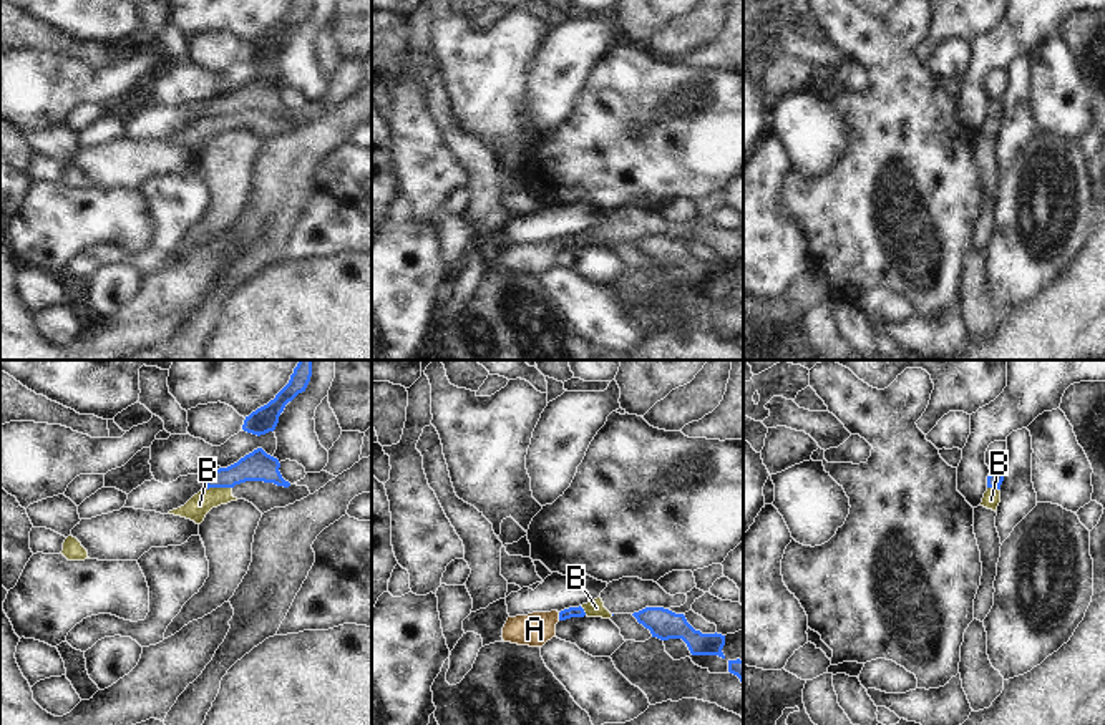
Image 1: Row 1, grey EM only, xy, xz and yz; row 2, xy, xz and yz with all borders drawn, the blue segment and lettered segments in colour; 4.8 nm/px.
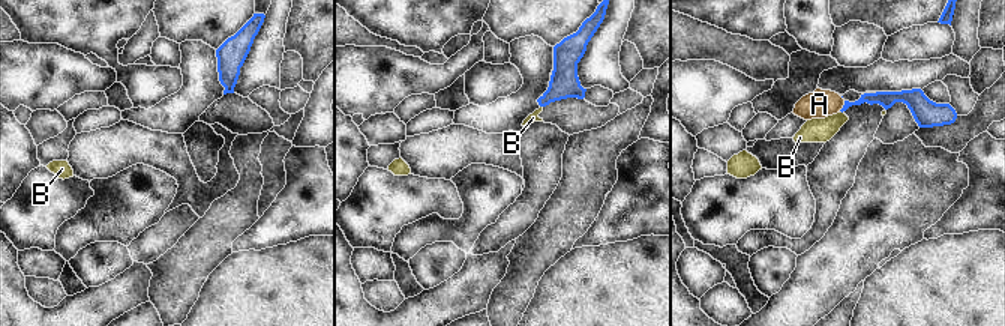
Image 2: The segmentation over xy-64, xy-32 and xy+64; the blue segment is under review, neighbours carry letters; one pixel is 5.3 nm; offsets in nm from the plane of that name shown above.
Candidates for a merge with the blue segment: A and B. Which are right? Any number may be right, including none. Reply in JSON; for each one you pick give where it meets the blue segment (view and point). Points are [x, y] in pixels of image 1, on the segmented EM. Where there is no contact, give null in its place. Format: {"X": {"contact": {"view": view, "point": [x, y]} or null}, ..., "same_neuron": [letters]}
{"A": {"contact": {"view": "xz", "point": [559, 616]}}, "same_neuron": ["A"]}

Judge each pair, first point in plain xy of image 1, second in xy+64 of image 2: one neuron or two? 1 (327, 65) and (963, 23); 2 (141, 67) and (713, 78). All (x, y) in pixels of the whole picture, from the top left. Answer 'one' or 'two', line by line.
1: one
2: one

